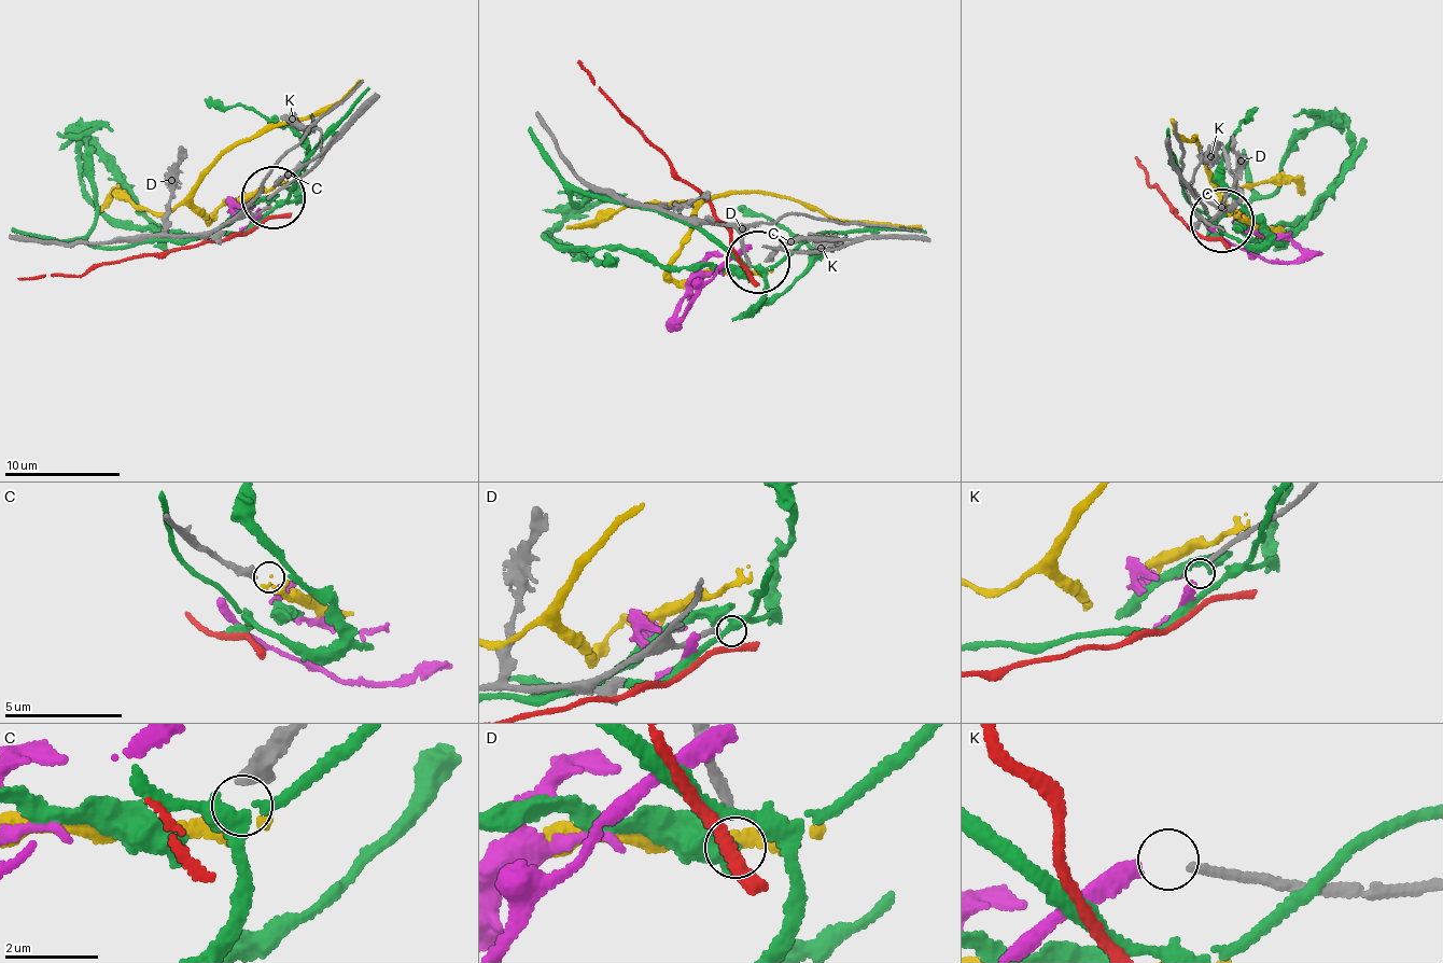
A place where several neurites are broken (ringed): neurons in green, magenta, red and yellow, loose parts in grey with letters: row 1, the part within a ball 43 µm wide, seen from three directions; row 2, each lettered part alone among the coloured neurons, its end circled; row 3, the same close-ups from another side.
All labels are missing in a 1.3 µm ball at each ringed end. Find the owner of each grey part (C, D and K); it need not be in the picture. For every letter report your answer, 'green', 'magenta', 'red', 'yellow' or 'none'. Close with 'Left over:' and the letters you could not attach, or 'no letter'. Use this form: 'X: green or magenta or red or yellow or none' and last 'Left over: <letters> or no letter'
C: none
D: none
K: none
Left over: C, D, K

